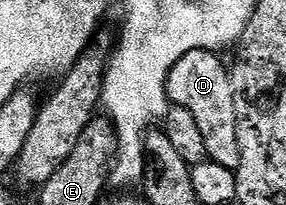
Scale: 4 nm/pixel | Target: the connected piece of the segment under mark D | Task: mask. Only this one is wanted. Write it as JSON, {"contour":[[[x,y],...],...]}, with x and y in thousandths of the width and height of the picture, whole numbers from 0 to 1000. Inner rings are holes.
{"contour":[[[699,239],[696,249],[654,249],[577,390],[577,468],[591,512],[622,512],[647,527],[668,556],[682,600],[696,600],[696,639],[710,639],[710,683],[724,693],[731,780],[769,795],[776,815],[825,834],[836,815],[836,673],[822,644],[822,463],[801,380],[804,322],[769,298],[762,263],[741,239]]]}

